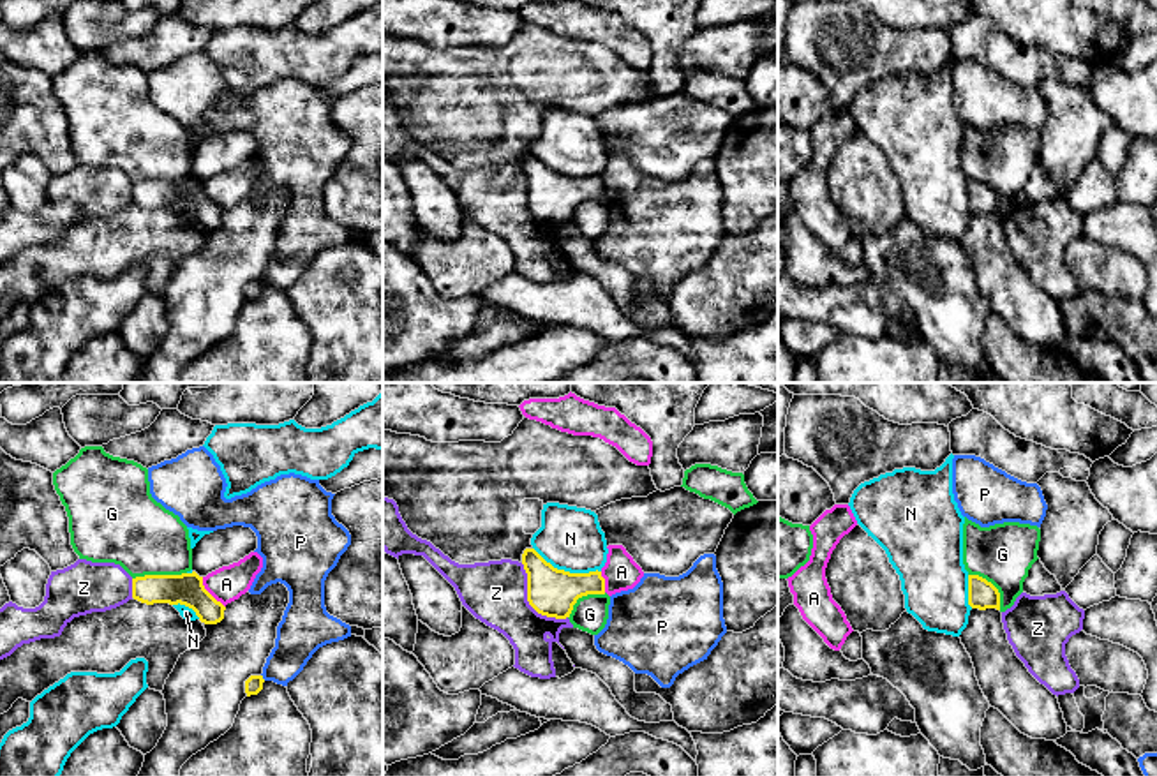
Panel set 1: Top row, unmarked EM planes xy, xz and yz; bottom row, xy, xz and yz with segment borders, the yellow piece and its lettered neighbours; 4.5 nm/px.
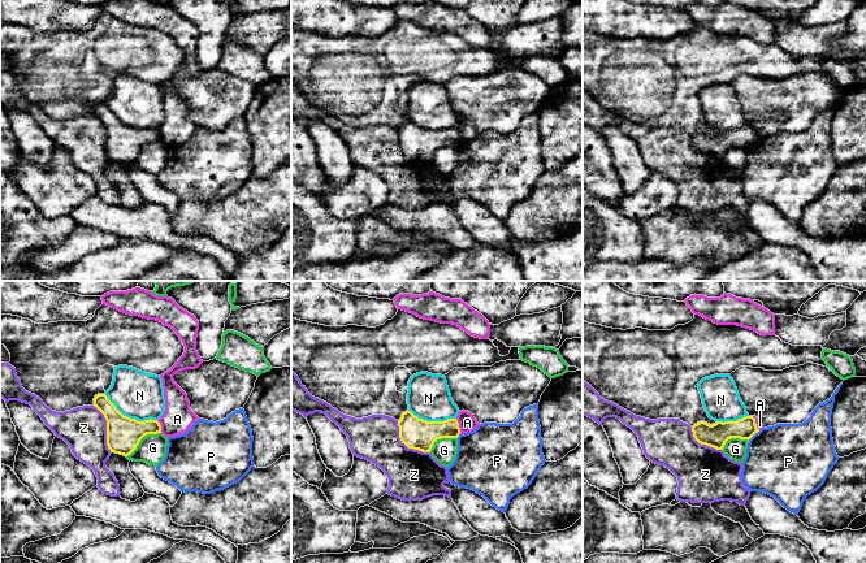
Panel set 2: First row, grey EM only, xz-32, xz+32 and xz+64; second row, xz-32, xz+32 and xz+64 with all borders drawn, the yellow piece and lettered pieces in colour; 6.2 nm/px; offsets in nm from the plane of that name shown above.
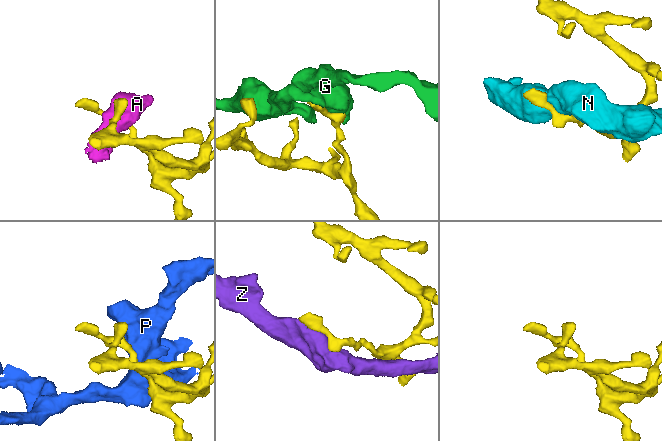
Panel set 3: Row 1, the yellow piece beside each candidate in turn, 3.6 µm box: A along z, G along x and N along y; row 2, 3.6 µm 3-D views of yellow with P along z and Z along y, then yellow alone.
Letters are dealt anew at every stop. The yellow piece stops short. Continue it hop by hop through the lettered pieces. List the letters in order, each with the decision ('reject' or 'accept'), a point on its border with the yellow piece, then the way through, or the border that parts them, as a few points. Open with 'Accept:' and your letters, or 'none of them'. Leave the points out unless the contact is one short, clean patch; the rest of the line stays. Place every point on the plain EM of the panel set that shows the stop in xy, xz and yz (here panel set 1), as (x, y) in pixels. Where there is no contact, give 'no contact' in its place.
Accept: none of them
A: reject; meets yellow in xy at (209, 198); border along xy (201, 182), (201, 189), (224, 212)
G: reject; meets yellow in xy at (159, 180)
N: reject; meets yellow in xz at (567, 177)
P: reject; meets yellow in xy at (261, 283)
Z: reject; meets yellow in xz at (528, 205)

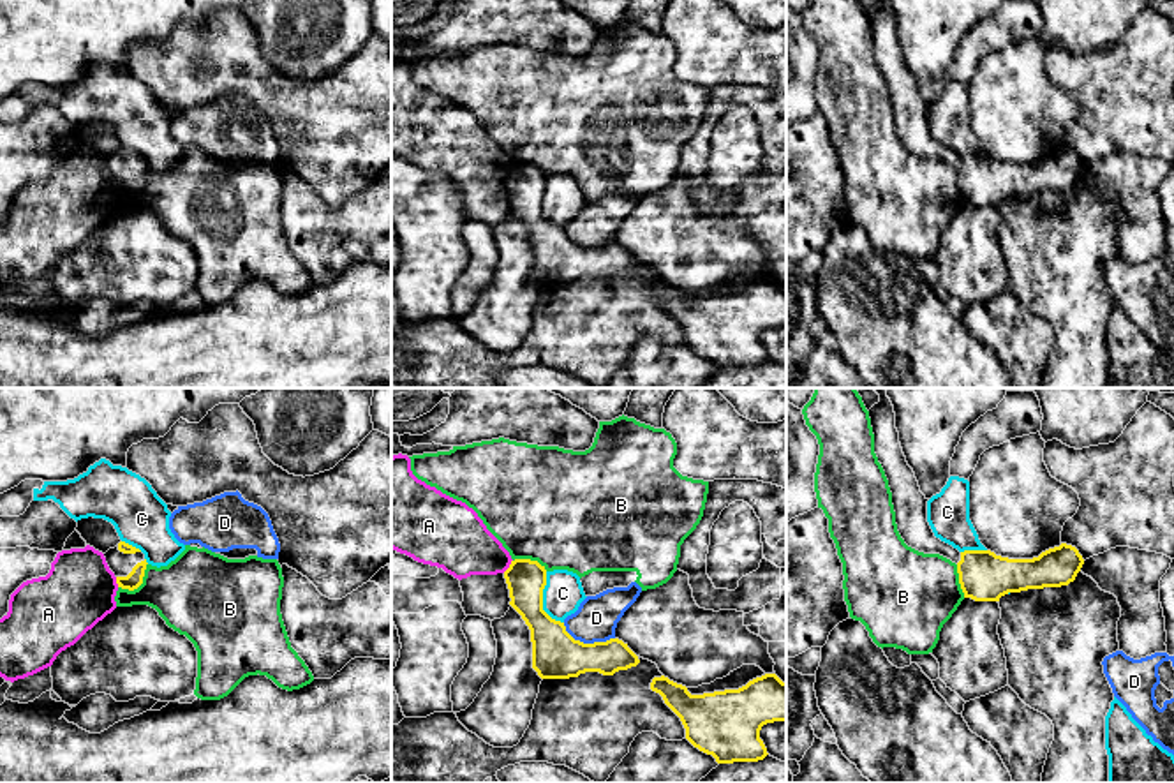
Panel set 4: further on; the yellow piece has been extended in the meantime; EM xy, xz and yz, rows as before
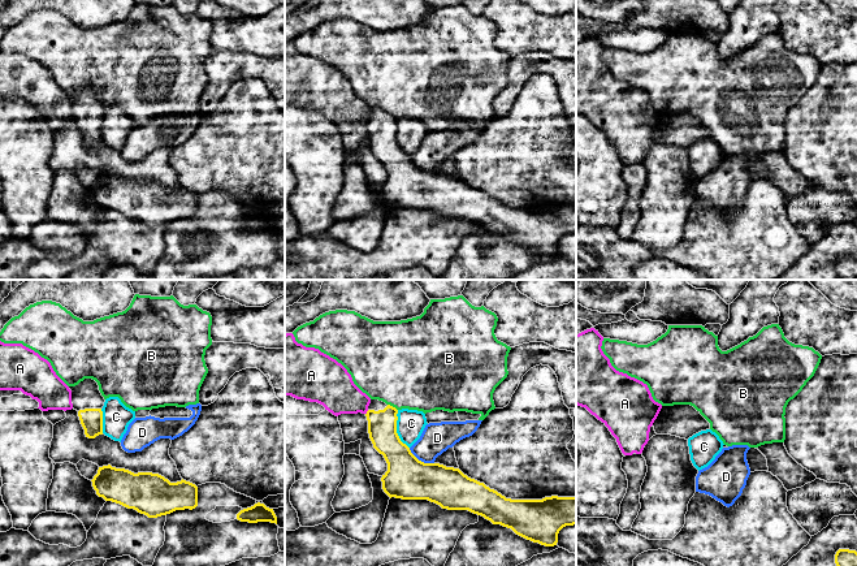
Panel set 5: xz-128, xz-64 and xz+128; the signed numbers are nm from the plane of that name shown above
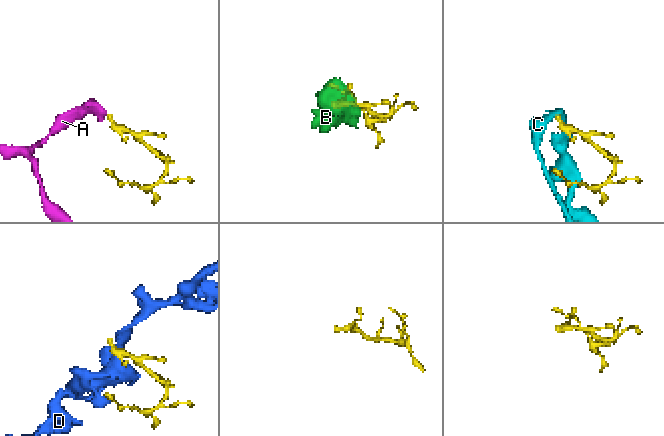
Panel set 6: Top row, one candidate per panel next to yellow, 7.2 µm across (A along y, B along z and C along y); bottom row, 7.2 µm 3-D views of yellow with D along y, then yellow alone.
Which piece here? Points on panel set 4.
Accept: none of them
A: reject; meets yellow in xz at (510, 171); border along xz (512, 164), (503, 177)
B: reject; meets yellow in xy at (140, 189); border along xy (147, 168), (143, 186), (136, 193), (118, 193)
C: reject; meets yellow in xz at (542, 205); border along xz (545, 177), (543, 214), (563, 228)
D: reject; meets yellow in xz at (587, 249); border along xz (563, 228), (575, 244), (584, 247), (614, 244)

